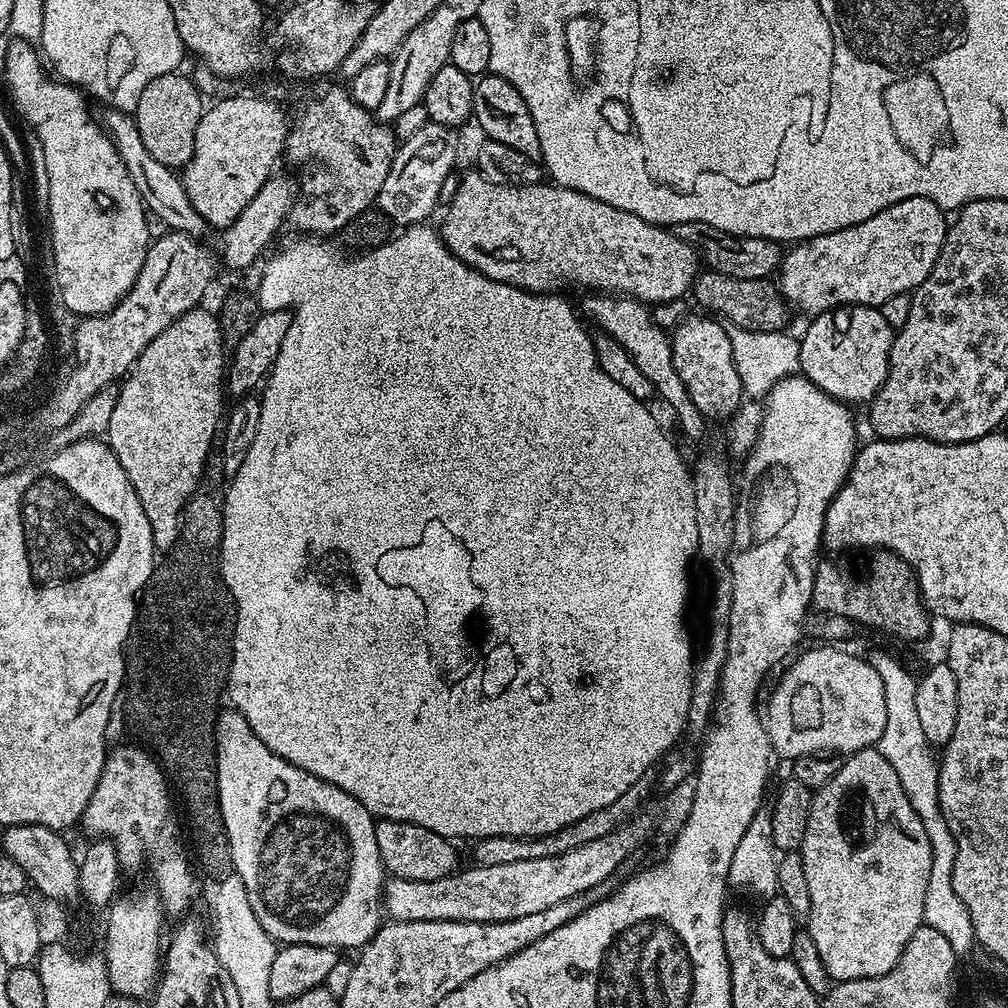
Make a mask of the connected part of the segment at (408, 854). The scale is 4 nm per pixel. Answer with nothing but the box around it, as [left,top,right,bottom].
[374,819,461,882]

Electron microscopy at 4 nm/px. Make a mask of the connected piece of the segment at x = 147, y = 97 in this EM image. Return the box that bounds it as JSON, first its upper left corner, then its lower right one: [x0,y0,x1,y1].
[134,71,206,170]

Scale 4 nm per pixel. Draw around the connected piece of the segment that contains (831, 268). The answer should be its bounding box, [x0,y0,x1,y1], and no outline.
[778,196,950,314]

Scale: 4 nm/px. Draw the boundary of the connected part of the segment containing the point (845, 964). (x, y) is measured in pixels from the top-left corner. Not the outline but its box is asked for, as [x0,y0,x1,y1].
[799,746,931,982]

